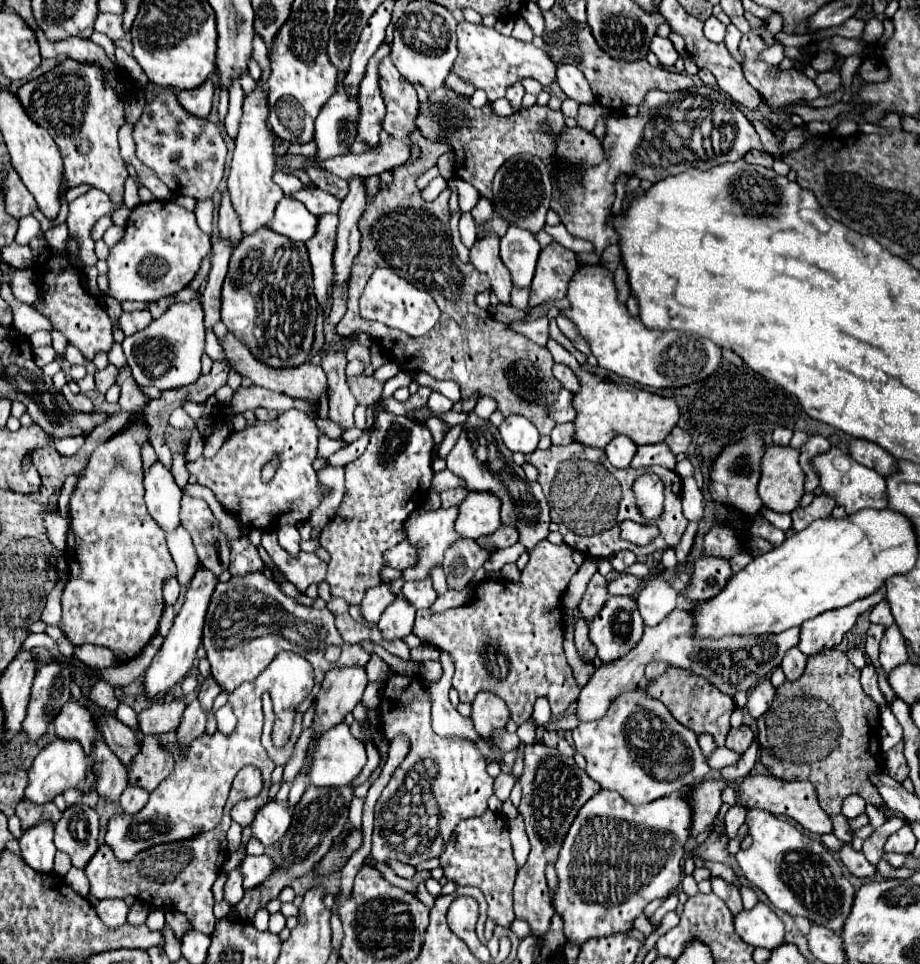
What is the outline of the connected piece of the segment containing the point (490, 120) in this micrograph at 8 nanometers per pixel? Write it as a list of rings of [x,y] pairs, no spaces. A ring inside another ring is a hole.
[[[443,85],[435,91],[429,91],[427,103],[419,103],[415,127],[429,141],[449,143],[455,153],[455,177],[471,183],[483,197],[493,201],[491,183],[499,171],[499,165],[517,153],[531,153],[547,163],[553,157],[557,137],[565,127],[565,117],[561,111],[539,105],[523,108],[511,117],[497,117],[491,109],[491,101],[487,101],[481,109],[475,109],[471,107],[467,95],[459,95]],[[543,125],[547,125],[549,131],[545,131]]]

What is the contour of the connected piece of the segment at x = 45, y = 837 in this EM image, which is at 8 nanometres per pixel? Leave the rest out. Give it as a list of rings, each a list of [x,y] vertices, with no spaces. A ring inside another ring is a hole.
[[[37,825],[35,829],[29,829],[19,839],[19,847],[23,861],[31,869],[37,873],[53,871],[53,857],[57,851],[53,845],[53,825]]]

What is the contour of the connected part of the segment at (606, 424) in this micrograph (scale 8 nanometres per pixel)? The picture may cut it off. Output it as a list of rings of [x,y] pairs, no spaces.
[[[549,339],[547,349],[551,351],[555,363],[567,365],[579,379],[579,391],[571,399],[571,405],[577,413],[577,417],[573,421],[575,423],[573,441],[589,445],[589,447],[605,447],[611,443],[613,437],[627,435],[637,445],[651,445],[651,443],[663,441],[667,437],[667,433],[671,433],[671,429],[677,425],[679,407],[673,399],[649,393],[649,391],[629,385],[629,383],[605,381],[589,371],[583,371],[579,367],[579,363],[575,361],[575,357],[553,339]]]

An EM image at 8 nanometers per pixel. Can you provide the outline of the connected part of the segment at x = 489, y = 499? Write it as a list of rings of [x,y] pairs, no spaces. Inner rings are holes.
[[[469,491],[465,501],[459,505],[459,517],[455,531],[467,539],[479,539],[493,535],[501,525],[501,501],[491,491]]]

